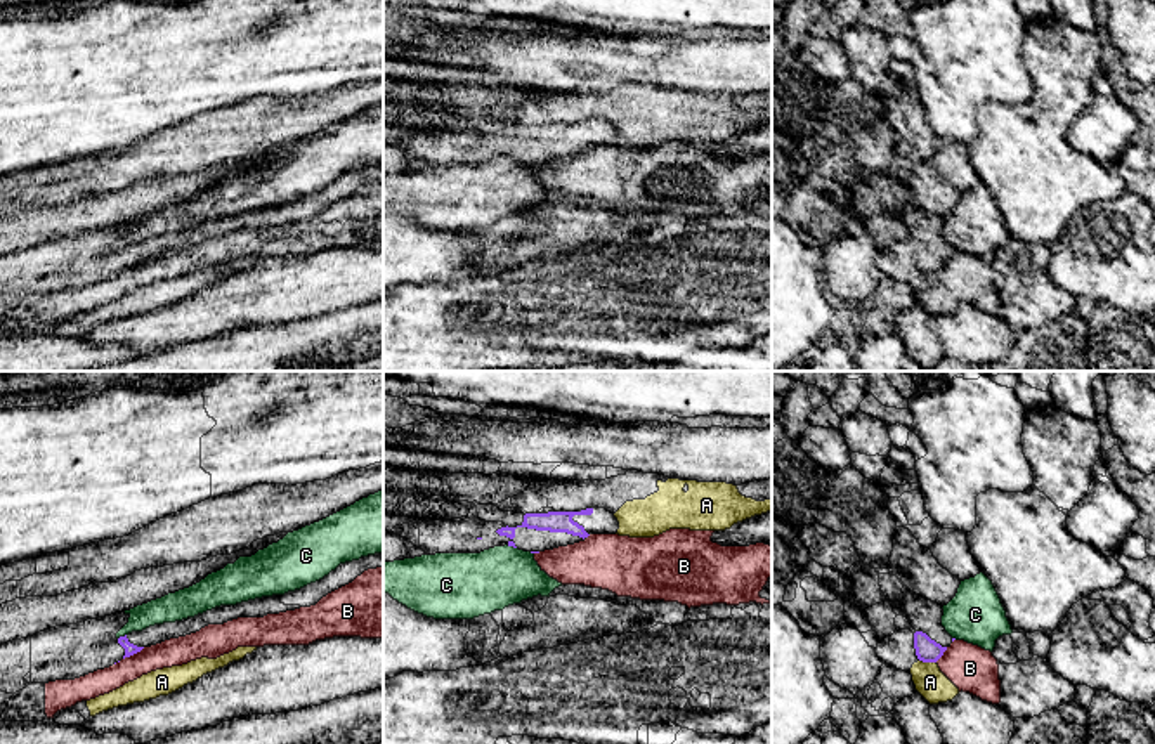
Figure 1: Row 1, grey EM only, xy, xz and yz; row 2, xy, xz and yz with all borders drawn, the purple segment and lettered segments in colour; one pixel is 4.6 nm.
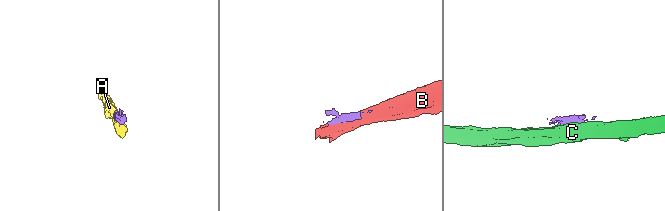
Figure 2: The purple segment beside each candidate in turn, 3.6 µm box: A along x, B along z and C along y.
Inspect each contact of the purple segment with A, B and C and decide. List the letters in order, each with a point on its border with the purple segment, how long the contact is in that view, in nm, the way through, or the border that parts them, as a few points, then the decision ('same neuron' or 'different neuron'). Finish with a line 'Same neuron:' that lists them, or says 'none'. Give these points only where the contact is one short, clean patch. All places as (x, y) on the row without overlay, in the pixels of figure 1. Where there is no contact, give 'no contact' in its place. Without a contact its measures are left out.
A: contact yz (928, 273); length 80 nm; different neuron
B: contact xy (134, 264); length 120 nm; different neuron
C: contact xy (122, 248); length 50 nm; border xy (125, 245), (118, 250); different neuron
Same neuron: none

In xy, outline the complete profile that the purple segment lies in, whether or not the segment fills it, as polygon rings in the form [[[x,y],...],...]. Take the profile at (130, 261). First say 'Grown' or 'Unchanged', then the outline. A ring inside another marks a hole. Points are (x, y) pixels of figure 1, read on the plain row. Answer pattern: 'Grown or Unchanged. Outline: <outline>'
Grown. Outline: [[[116,224],[76,236],[55,238],[33,248],[0,257],[0,302],[16,305],[31,286],[31,295],[75,291],[113,277],[140,264],[144,258],[170,250],[186,248],[208,238],[203,227],[149,238],[125,248],[116,245],[128,234],[130,225]]]

